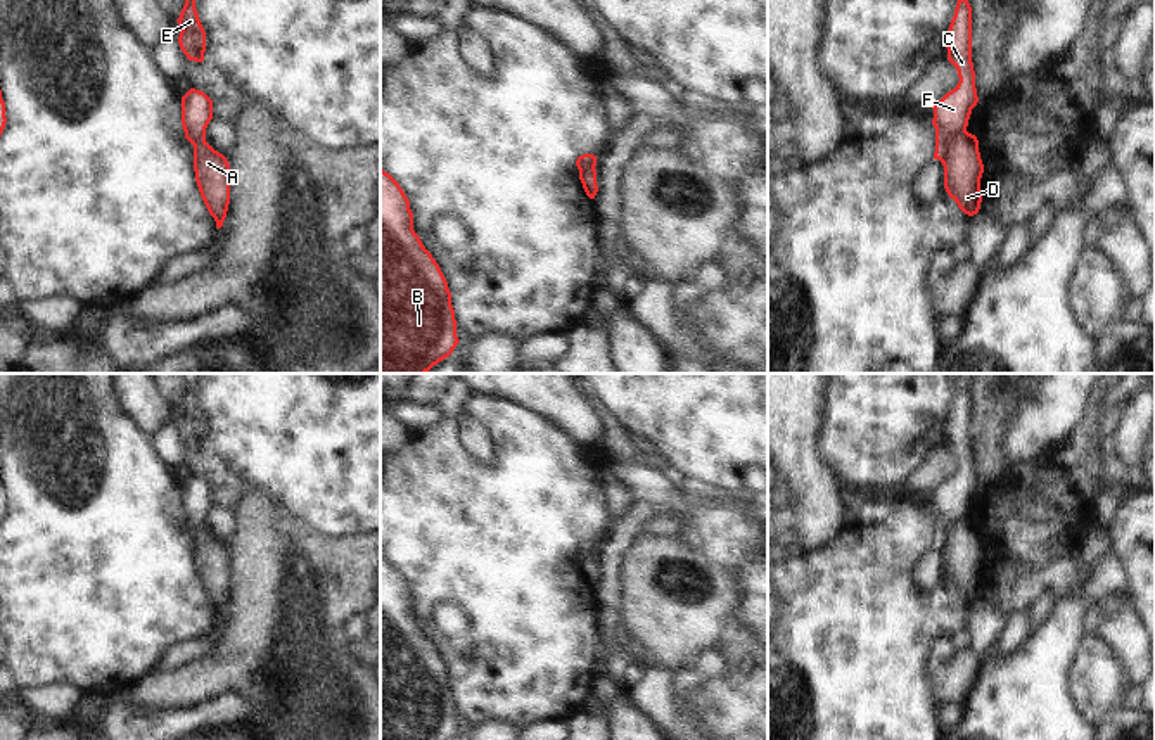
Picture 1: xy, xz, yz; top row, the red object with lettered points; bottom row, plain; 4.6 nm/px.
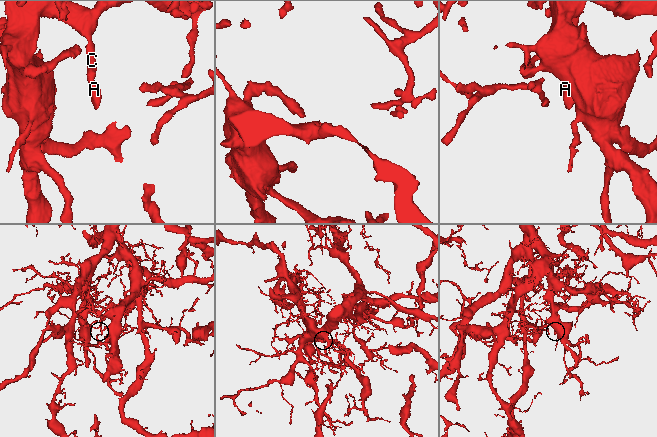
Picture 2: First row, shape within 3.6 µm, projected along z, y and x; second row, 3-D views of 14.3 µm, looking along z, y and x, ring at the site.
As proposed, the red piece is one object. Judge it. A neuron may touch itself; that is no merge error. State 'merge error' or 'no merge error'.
merge error

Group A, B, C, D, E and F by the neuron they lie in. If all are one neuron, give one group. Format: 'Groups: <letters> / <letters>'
Groups: A D / B C E F.

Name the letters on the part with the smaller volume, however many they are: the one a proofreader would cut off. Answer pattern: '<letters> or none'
A, D.

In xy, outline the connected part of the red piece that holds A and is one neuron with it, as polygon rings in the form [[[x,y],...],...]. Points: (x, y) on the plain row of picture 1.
[[[207,529],[194,533],[194,558],[201,584],[216,609],[223,614],[230,591],[230,552]]]

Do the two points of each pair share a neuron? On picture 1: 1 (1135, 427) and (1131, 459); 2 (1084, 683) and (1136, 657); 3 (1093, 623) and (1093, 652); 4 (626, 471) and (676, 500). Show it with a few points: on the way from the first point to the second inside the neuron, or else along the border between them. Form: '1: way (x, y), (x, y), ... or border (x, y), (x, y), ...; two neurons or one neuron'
1: way (1131, 434), (1131, 452); one neuron
2: border (1097, 633), (1105, 640), (1133, 683); two neurons
3: border (1086, 633), (1095, 635); two neurons
4: way (638, 479), (664, 493); one neuron

